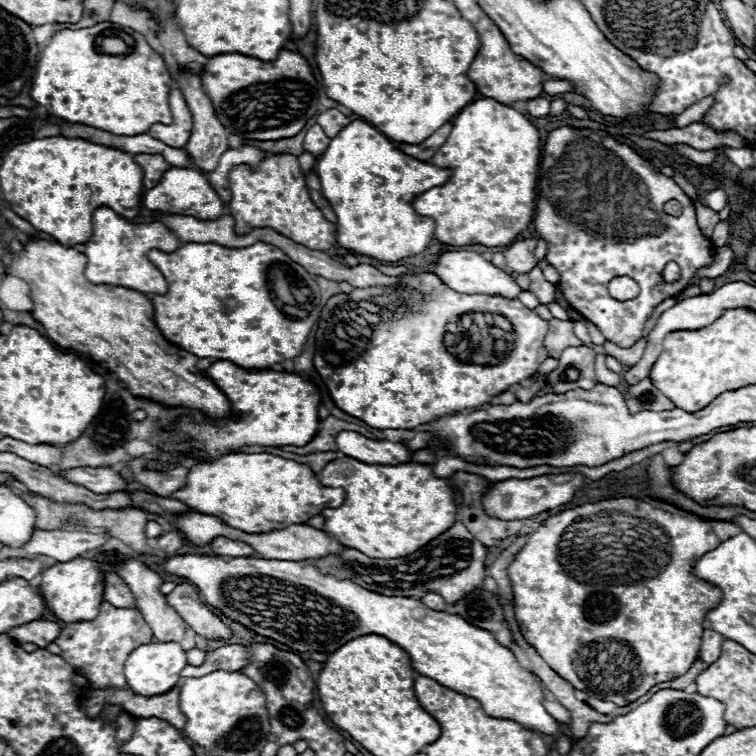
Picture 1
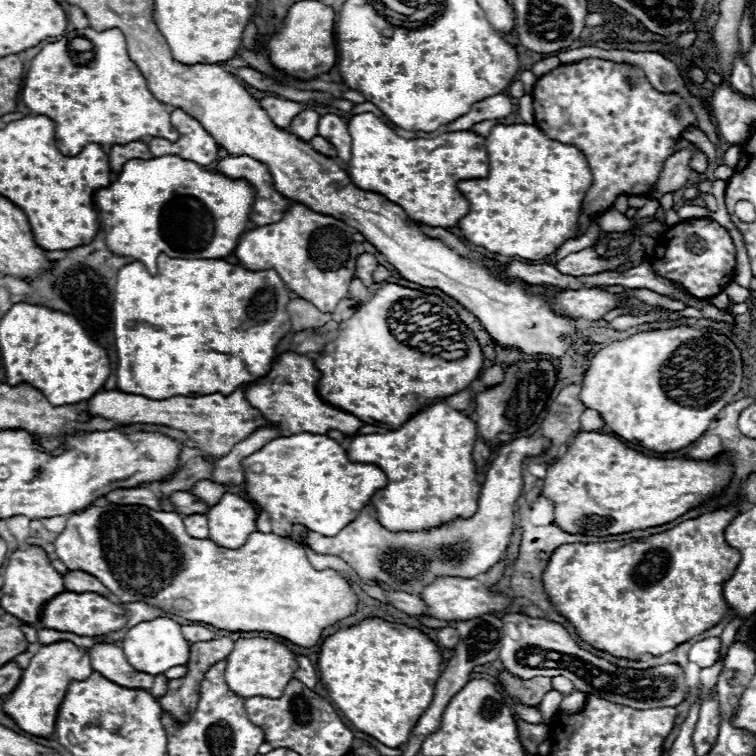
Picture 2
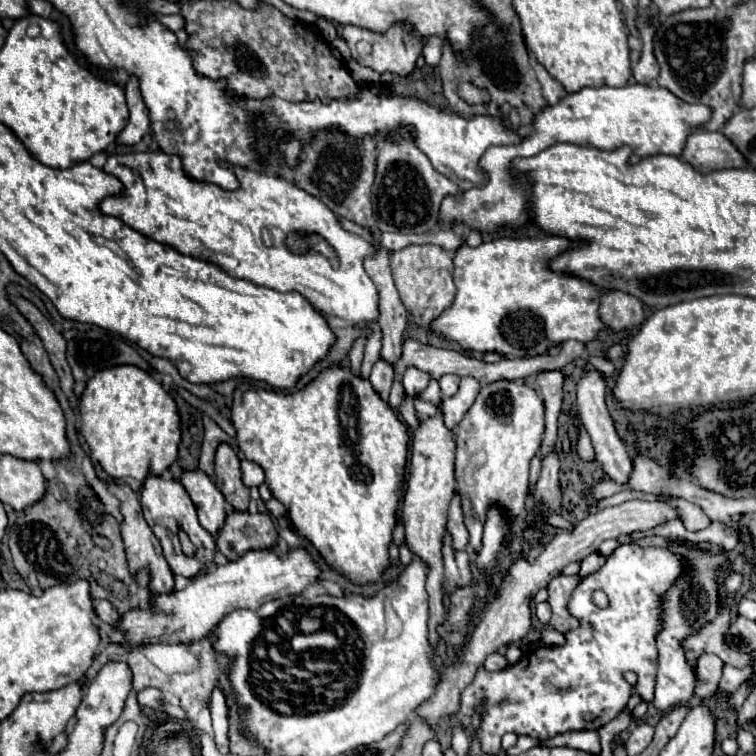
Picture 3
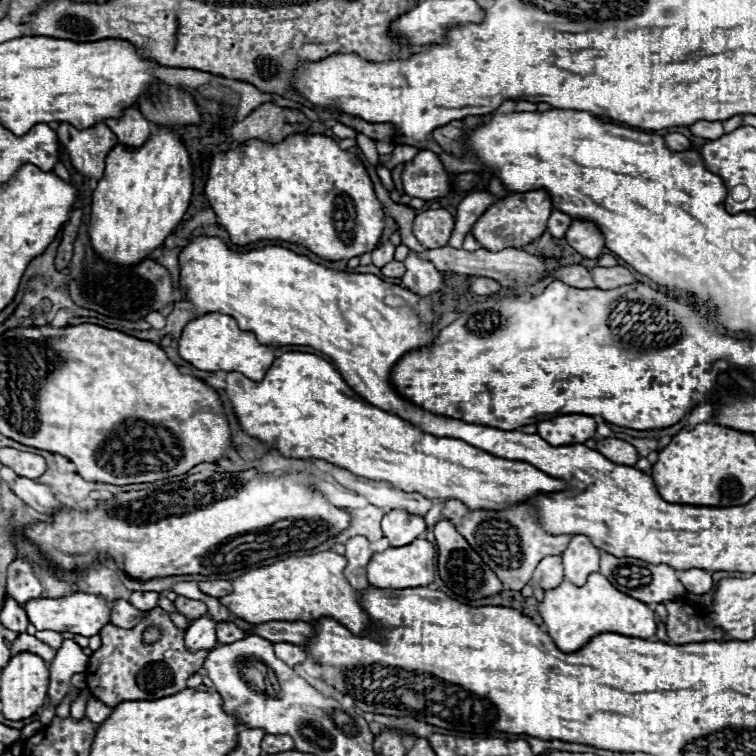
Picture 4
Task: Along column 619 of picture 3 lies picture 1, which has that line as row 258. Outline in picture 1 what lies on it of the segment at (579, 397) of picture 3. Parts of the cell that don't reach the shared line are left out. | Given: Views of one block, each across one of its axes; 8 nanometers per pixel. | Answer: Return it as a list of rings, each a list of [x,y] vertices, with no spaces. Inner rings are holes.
[[[444,252],[436,260],[434,274],[462,294],[500,294],[516,298],[522,290],[508,274],[486,262],[476,252]]]

